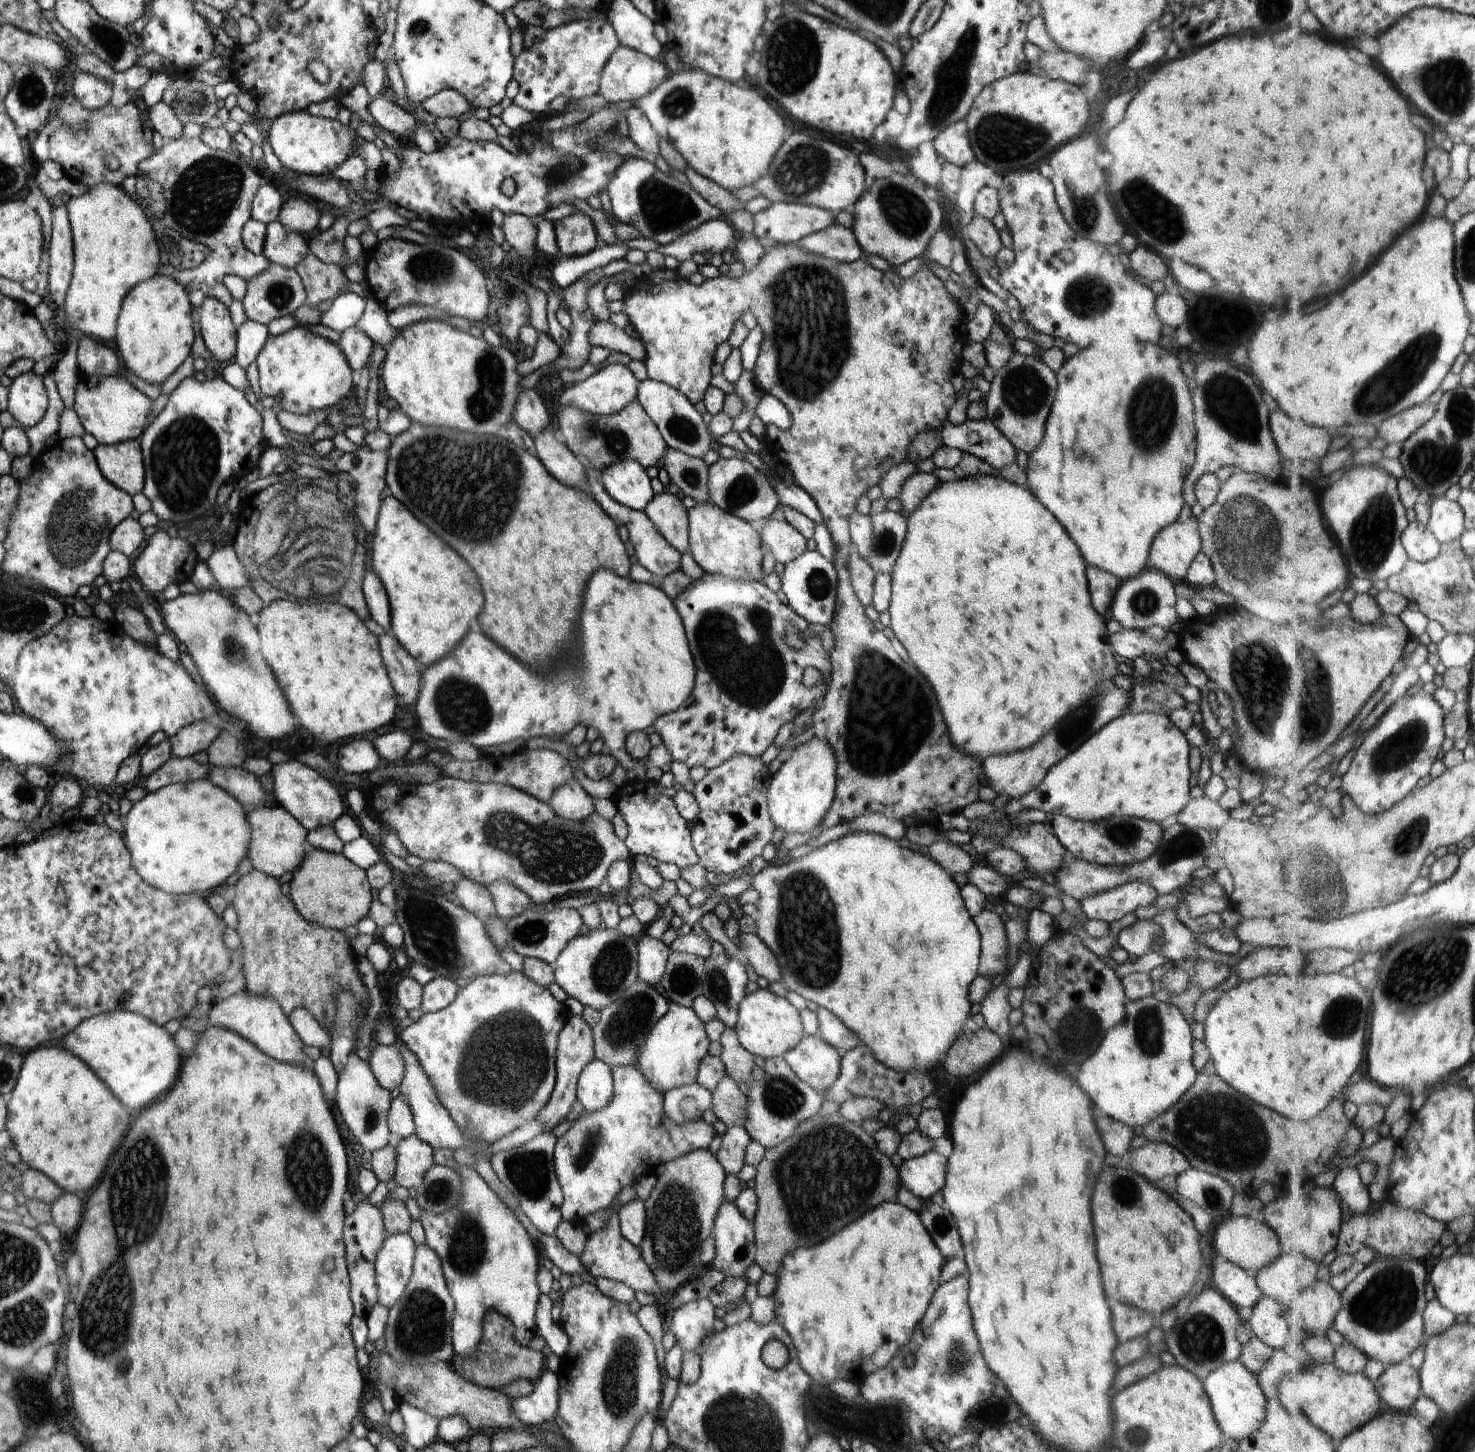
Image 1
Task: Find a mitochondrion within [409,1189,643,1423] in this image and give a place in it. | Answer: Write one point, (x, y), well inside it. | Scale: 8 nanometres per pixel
(468, 1243)

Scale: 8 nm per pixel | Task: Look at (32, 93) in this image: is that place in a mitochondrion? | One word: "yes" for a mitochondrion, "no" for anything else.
yes

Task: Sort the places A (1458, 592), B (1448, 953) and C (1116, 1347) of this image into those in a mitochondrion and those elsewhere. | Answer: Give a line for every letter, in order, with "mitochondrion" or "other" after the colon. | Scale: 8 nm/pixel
A: mitochondrion
B: mitochondrion
C: other

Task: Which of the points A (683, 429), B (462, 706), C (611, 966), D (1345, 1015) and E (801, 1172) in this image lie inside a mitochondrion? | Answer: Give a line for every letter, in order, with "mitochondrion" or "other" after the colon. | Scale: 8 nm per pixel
A: mitochondrion
B: mitochondrion
C: mitochondrion
D: mitochondrion
E: mitochondrion

